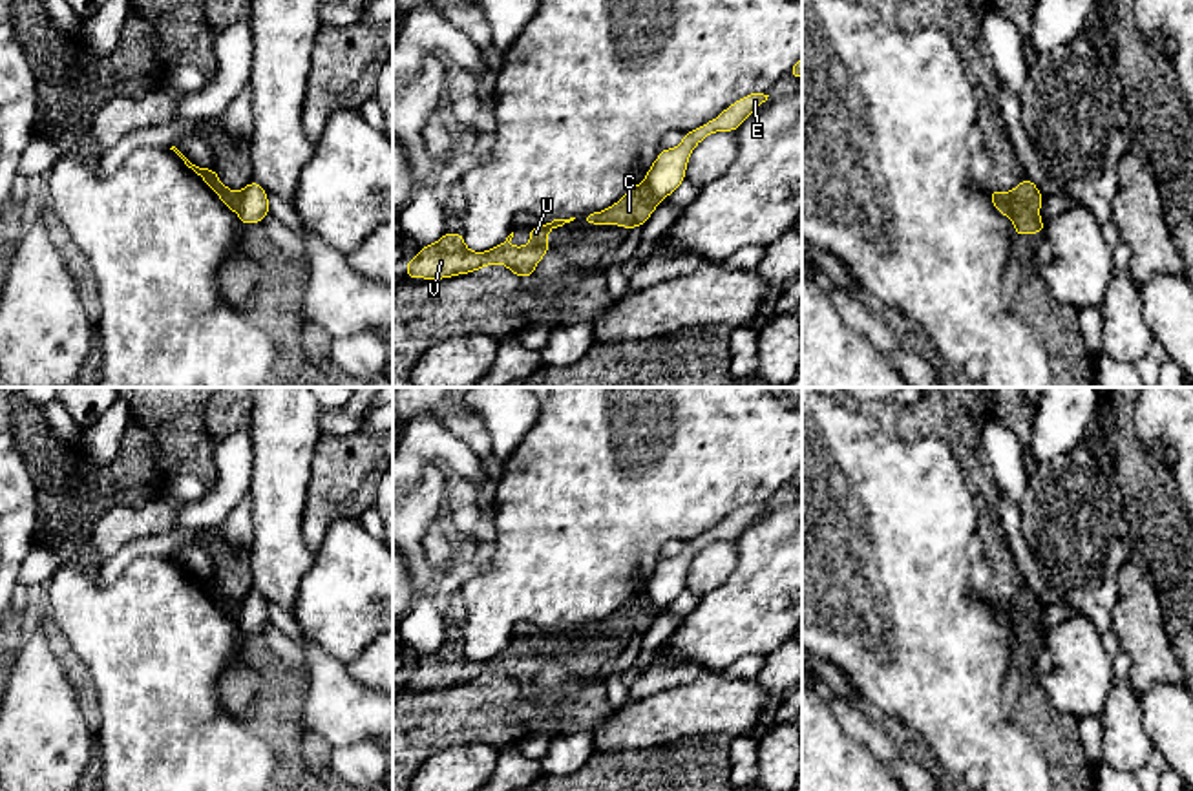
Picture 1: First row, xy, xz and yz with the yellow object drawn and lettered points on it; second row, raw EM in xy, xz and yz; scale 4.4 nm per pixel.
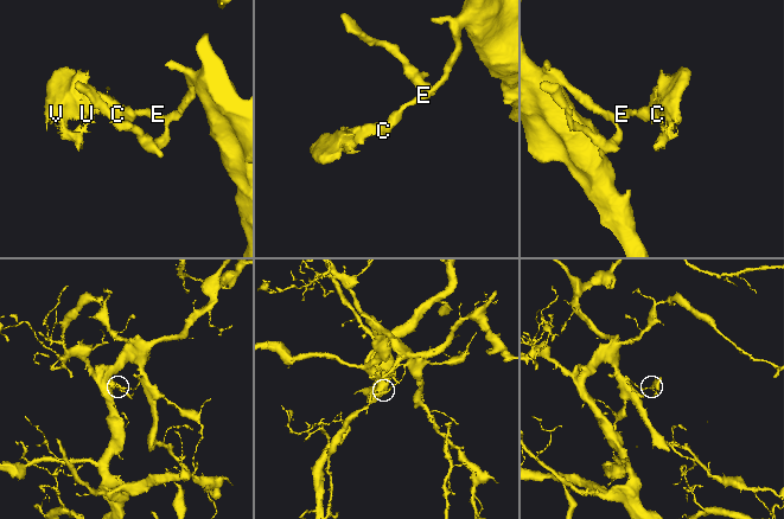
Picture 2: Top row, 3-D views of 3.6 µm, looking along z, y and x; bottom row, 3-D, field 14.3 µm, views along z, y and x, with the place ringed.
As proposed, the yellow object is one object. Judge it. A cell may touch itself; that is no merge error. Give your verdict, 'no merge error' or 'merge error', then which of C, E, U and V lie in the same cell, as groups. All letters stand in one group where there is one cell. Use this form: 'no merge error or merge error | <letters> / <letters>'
merge error | C U V / E

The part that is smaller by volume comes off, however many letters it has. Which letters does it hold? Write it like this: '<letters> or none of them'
C, U, V

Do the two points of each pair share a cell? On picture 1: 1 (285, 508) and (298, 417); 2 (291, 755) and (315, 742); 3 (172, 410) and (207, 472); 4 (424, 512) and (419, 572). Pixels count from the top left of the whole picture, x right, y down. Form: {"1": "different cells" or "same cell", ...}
{"1": "same cell", "2": "different cells", "3": "same cell", "4": "same cell"}

